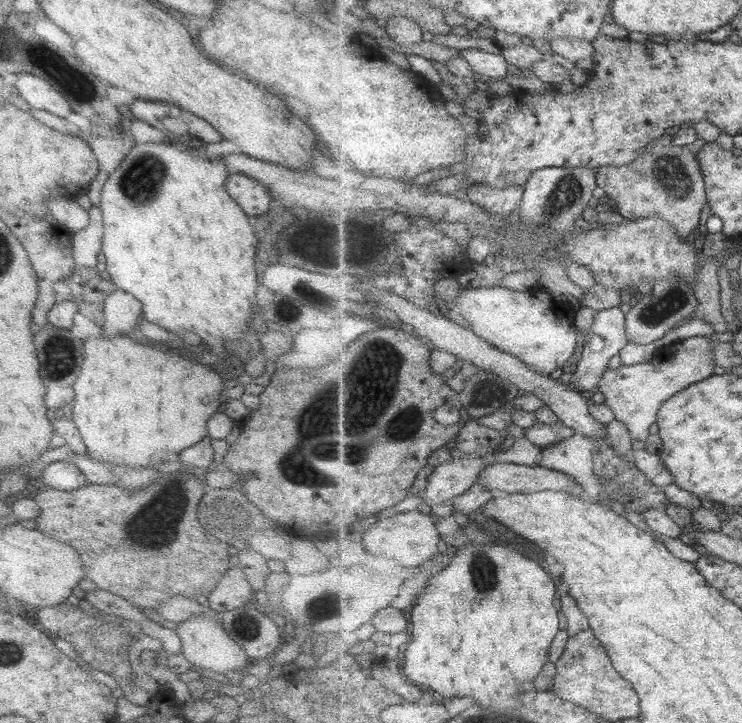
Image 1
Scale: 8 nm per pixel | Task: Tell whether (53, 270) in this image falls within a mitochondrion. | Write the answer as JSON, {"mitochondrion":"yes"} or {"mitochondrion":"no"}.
{"mitochondrion":"no"}

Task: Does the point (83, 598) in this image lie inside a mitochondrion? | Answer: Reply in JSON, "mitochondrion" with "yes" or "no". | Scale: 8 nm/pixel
{"mitochondrion":"no"}

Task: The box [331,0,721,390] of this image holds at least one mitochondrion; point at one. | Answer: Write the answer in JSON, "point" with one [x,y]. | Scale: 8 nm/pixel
{"point":[672,172]}

